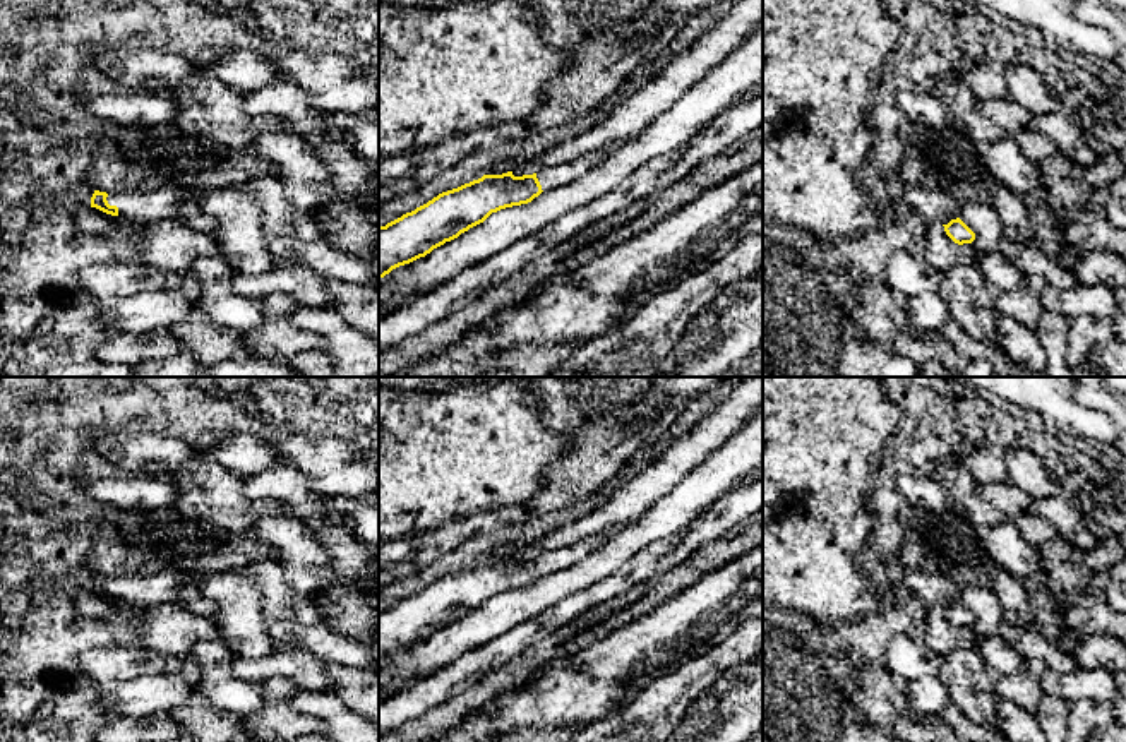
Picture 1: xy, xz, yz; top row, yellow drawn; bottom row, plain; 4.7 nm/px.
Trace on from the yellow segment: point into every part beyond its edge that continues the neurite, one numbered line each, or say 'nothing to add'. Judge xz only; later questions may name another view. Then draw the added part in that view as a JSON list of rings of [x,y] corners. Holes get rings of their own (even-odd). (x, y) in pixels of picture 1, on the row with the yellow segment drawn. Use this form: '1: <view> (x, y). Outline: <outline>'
1: xz (552, 177). Outline: [[[636,137],[626,139],[624,142],[608,144],[603,149],[588,153],[586,156],[567,165],[542,168],[536,173],[542,190],[547,192],[550,188],[559,187],[560,183],[566,183],[567,180],[578,178],[588,166],[598,165],[610,154],[617,153],[624,144],[632,142],[634,139]]]

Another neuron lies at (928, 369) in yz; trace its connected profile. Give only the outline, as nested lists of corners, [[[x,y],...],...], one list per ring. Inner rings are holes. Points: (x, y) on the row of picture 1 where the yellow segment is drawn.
[[[924,362],[919,365],[919,375],[917,377],[960,377],[960,375],[946,370],[937,362]]]

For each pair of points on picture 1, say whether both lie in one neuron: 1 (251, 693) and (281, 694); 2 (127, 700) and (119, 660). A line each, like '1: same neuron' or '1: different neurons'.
1: different neurons
2: different neurons

